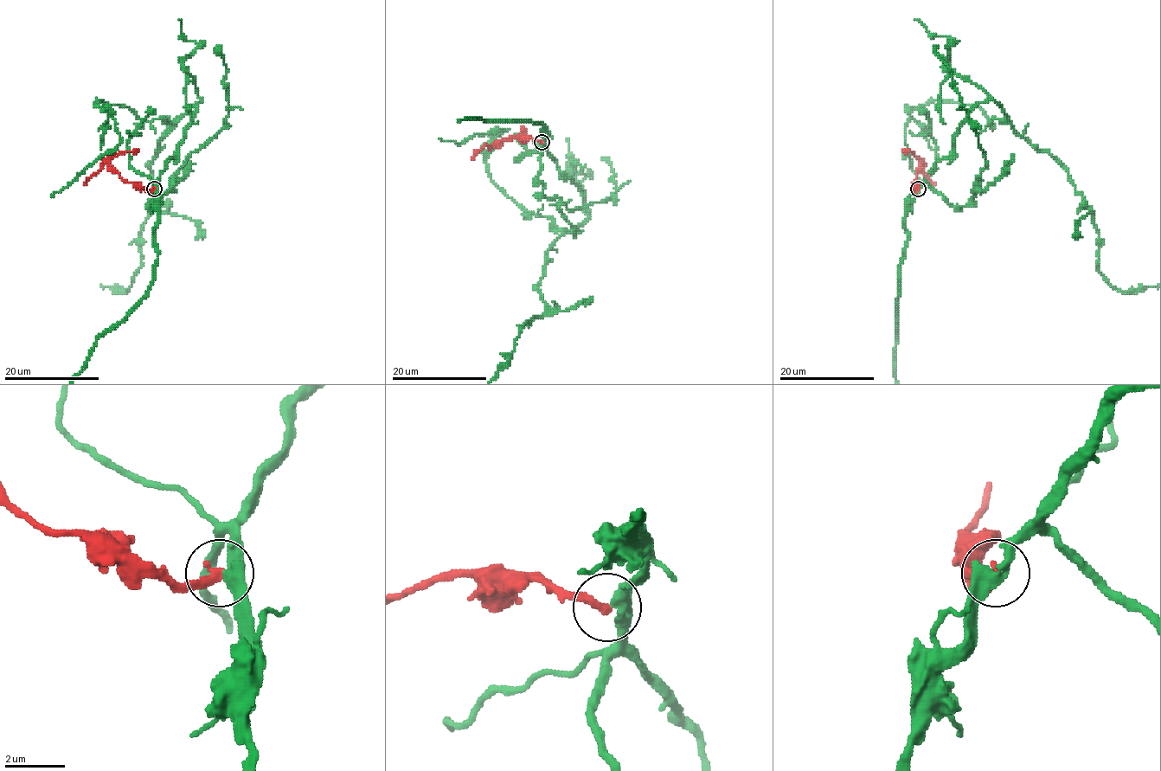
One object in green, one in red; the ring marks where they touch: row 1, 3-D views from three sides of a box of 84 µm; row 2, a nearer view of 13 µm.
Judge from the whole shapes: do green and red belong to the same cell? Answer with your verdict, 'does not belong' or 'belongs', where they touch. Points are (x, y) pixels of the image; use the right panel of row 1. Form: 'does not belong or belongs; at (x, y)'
does not belong; at (918, 189)

